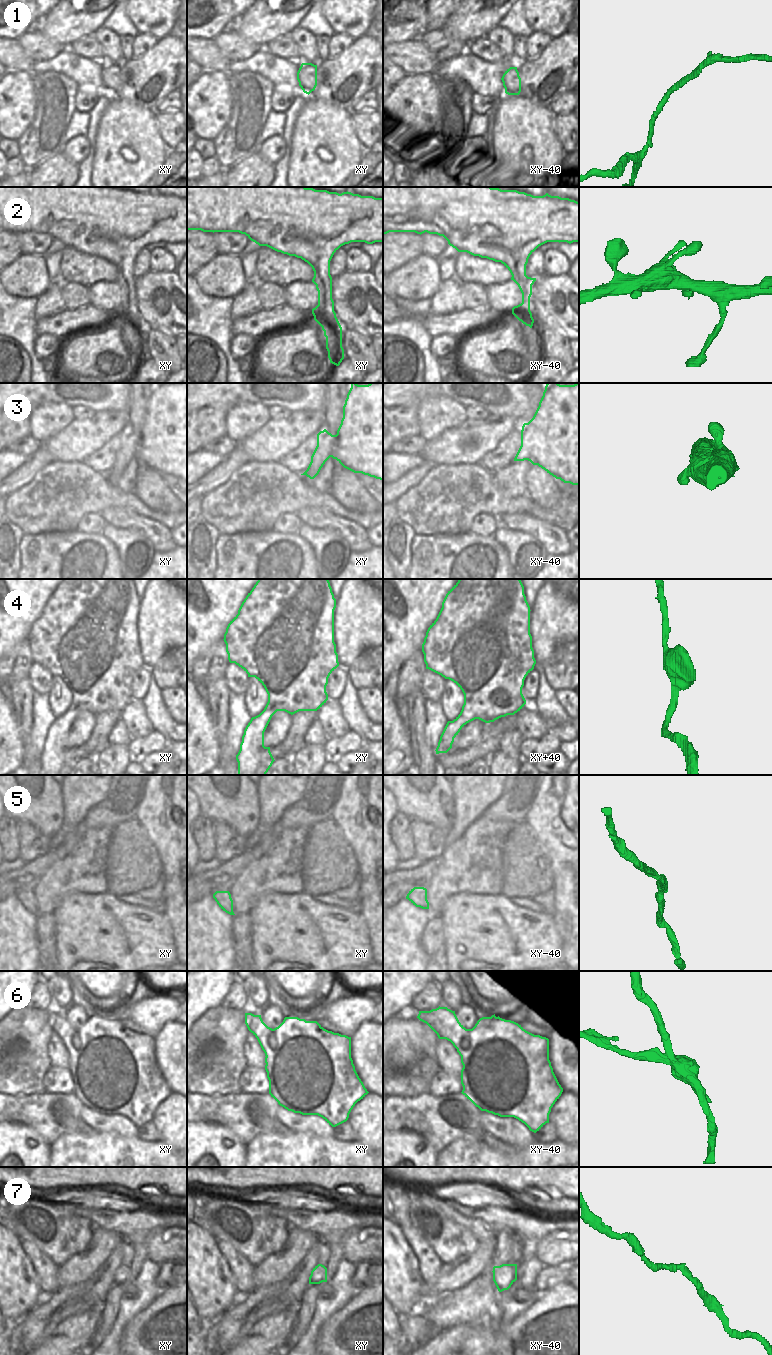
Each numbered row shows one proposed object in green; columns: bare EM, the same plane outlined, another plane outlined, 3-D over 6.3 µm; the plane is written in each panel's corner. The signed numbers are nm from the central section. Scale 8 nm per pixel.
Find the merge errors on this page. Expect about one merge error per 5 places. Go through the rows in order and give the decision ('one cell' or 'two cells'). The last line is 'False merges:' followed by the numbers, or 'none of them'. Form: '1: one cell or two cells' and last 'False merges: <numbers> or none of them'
1: one cell
2: one cell
3: one cell
4: one cell
5: one cell
6: two cells
7: one cell
False merges: 6

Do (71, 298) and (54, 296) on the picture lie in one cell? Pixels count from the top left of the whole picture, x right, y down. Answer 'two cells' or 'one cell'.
two cells

